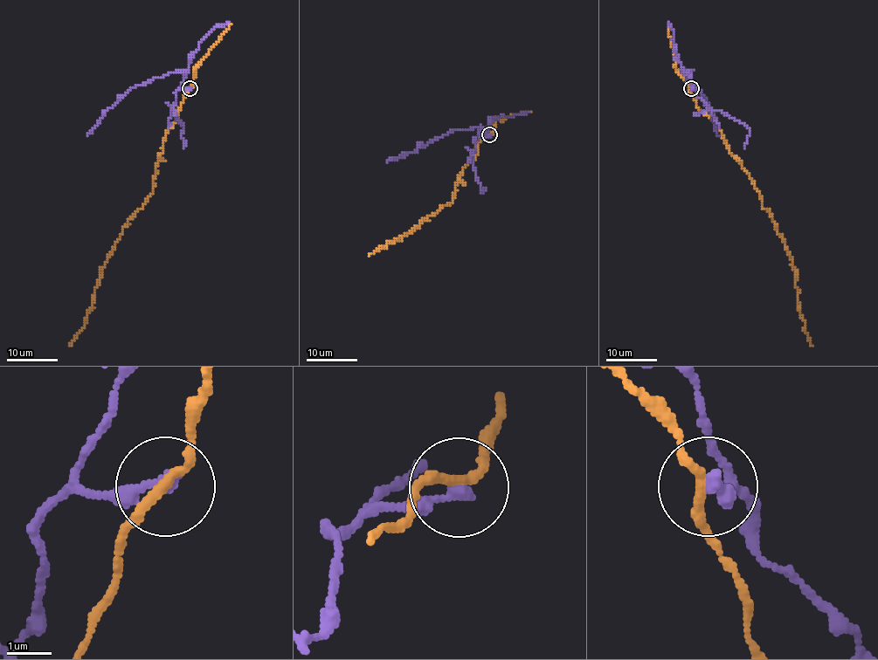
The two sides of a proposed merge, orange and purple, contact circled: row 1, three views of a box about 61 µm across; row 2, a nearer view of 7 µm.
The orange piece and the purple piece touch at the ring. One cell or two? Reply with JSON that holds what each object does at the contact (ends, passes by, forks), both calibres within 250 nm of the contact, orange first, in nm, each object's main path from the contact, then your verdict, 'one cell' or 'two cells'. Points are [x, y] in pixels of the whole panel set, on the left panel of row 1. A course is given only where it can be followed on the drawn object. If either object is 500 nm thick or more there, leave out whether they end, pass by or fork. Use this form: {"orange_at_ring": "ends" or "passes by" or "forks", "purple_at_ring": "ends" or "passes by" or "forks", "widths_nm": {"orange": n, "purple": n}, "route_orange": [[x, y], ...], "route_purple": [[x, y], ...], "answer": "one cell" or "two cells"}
{"orange_at_ring": "passes by", "purple_at_ring": "ends", "widths_nm": {"orange": 200, "purple": 320}, "route_orange": [[190, 88], [177, 111], [179, 116], [162, 144], [154, 192], [123, 229], [101, 271], [84, 328], [69, 345]], "route_purple": [[190, 88], [180, 88], [185, 74], [179, 72], [135, 84], [118, 98], [86, 134]], "answer": "two cells"}

